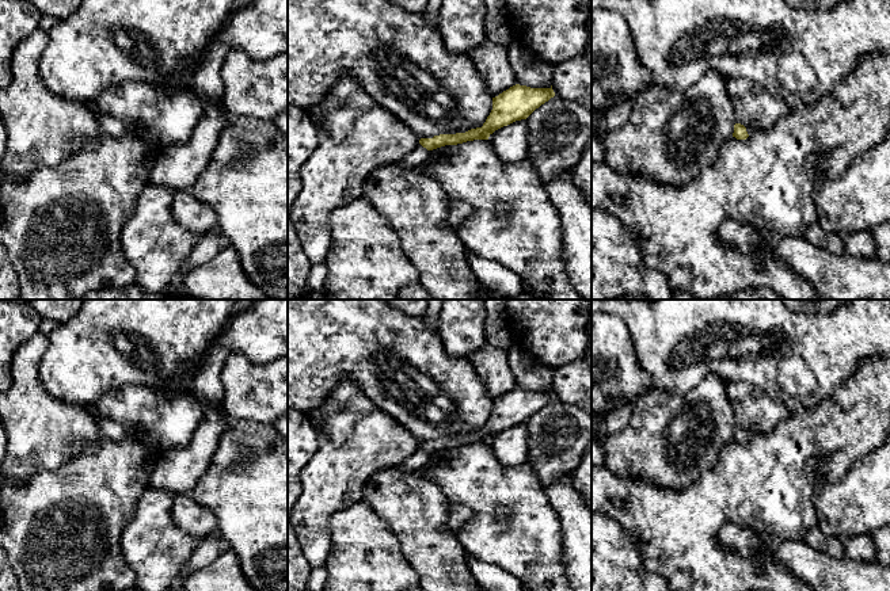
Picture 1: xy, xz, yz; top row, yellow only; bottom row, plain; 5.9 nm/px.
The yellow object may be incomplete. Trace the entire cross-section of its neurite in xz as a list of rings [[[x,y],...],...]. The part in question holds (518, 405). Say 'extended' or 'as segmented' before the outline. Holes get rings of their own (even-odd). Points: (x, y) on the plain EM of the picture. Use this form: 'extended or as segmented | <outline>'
extended | [[[516,388],[492,401],[492,413],[482,431],[465,436],[440,438],[433,442],[421,442],[419,449],[399,465],[402,472],[418,470],[430,462],[433,453],[445,449],[457,449],[473,443],[488,443],[498,432],[516,424],[526,423],[536,412],[555,400],[549,392],[530,392]]]

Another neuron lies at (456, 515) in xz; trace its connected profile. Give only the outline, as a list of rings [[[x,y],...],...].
[[[448,506],[446,525],[457,535],[459,530],[472,518],[472,511],[464,506]]]

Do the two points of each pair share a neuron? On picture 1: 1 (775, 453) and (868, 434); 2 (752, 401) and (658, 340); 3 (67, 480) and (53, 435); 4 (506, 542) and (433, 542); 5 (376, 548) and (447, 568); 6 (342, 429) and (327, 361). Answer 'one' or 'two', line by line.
1: one
2: two
3: two
4: two
5: two
6: two

